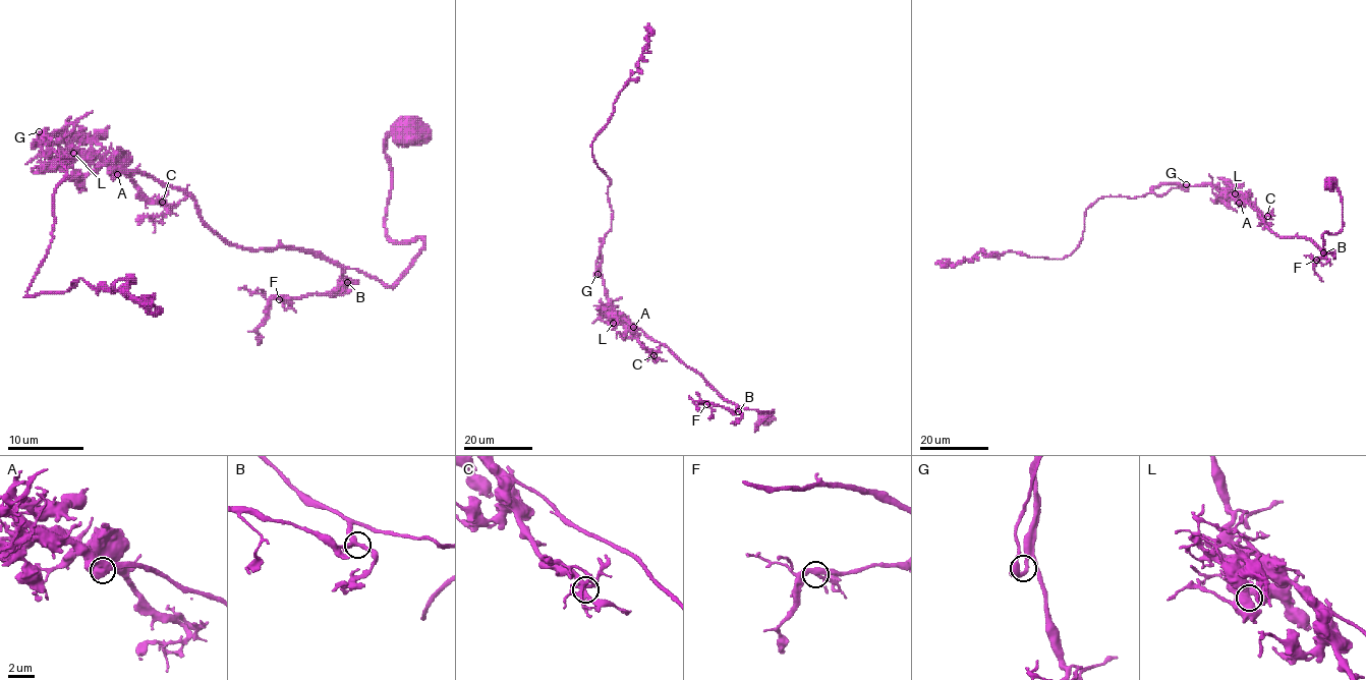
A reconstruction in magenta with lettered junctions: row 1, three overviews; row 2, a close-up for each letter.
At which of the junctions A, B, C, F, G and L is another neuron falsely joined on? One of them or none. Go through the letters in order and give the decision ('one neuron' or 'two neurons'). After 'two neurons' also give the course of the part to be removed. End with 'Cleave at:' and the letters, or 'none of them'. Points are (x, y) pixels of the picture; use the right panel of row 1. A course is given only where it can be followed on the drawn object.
A: one neuron
B: one neuron
C: one neuron
F: one neuron
G: one neuron
L: one neuron
Cleave at: none of them

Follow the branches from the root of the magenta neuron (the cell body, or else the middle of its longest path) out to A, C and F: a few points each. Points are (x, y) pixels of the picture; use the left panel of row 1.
A: (411, 133), (385, 140), (385, 232), (424, 247), (391, 286), (299, 249), (229, 245), (185, 192), (117, 173)
C: (411, 133), (385, 140), (385, 232), (424, 247), (391, 286), (229, 245), (185, 192), (118, 173), (162, 202)
F: (411, 133), (385, 140), (385, 232), (424, 242), (413, 265), (391, 286), (347, 269), (328, 293), (279, 299)

